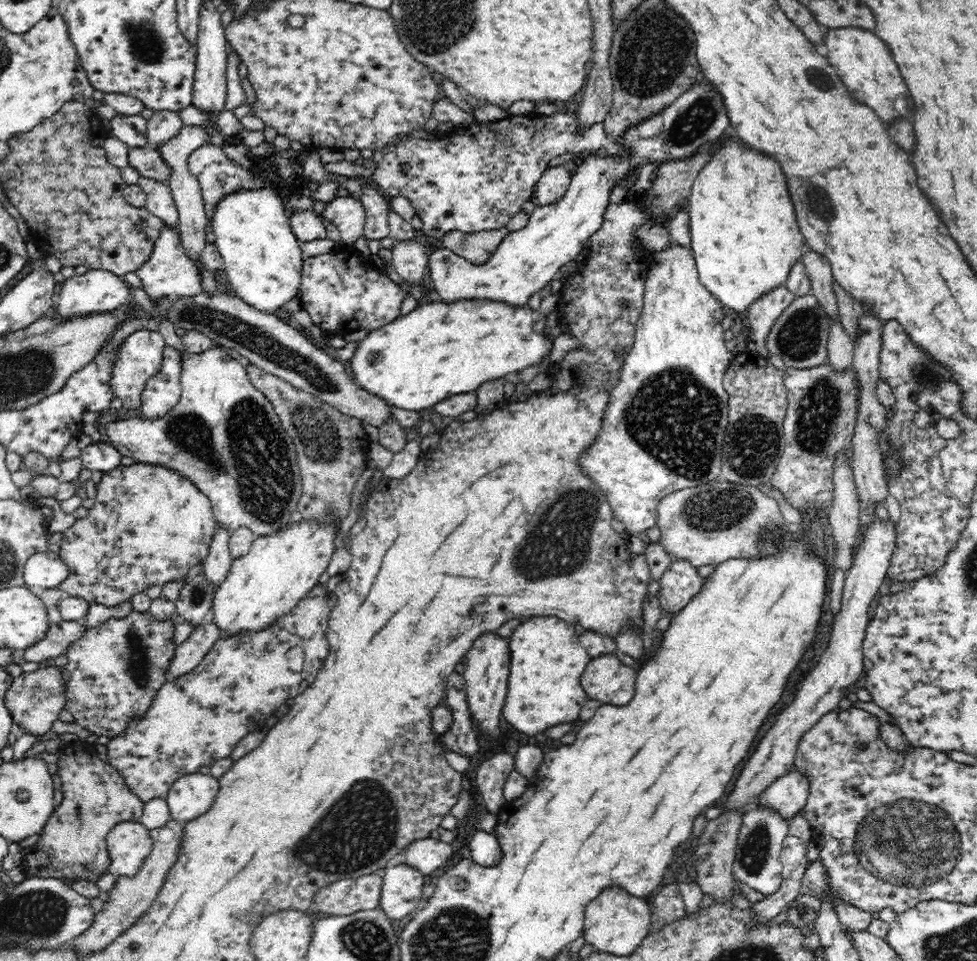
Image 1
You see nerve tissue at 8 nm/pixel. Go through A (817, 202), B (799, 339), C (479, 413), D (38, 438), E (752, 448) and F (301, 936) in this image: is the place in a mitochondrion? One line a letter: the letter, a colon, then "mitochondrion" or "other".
A: mitochondrion
B: mitochondrion
C: other
D: other
E: mitochondrion
F: other

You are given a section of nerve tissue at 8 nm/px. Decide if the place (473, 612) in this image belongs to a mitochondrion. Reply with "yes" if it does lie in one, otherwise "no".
yes

